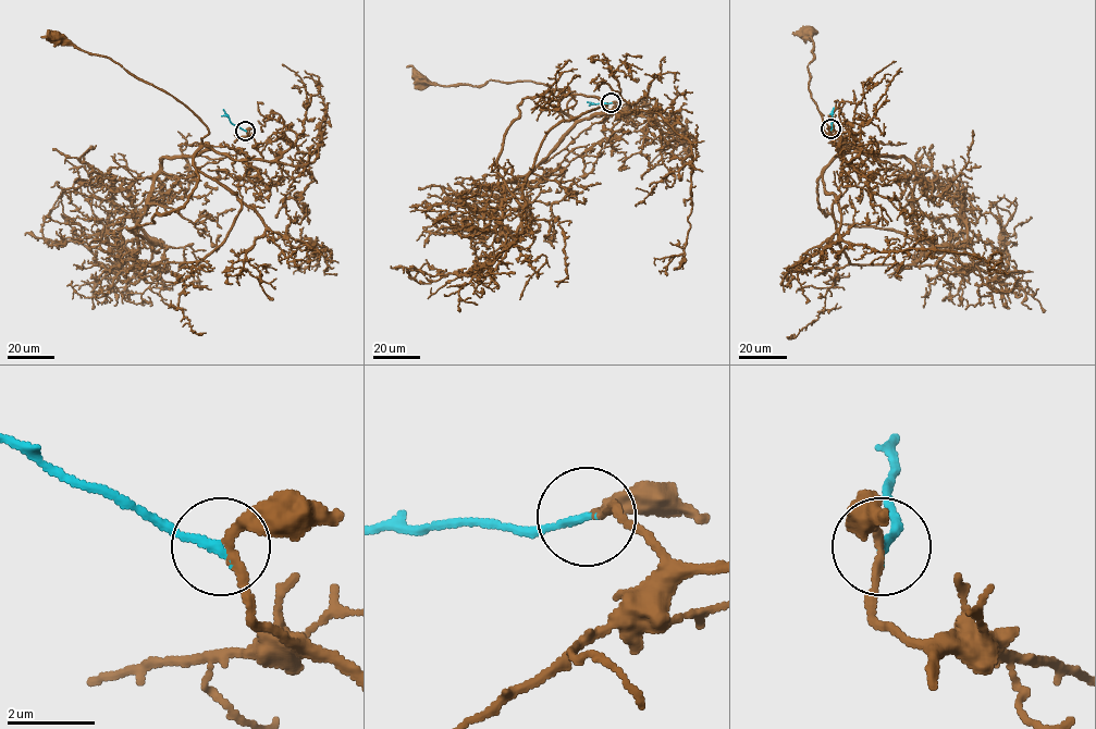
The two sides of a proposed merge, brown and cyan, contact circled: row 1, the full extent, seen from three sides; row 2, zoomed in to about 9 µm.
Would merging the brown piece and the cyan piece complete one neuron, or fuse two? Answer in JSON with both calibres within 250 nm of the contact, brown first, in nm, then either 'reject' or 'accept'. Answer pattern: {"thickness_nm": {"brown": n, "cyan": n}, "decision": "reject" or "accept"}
{"thickness_nm": {"brown": 220, "cyan": 170}, "decision": "accept"}

